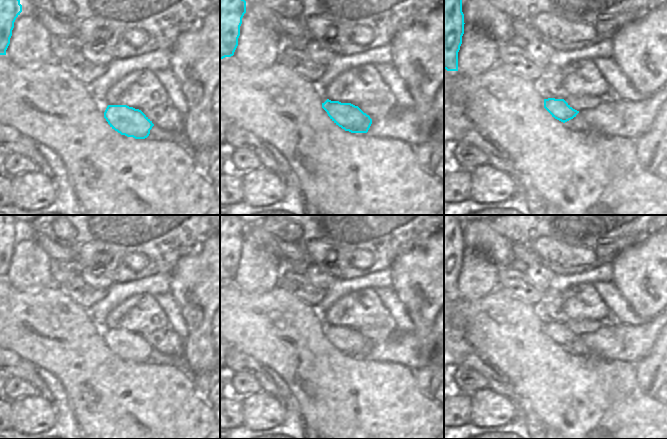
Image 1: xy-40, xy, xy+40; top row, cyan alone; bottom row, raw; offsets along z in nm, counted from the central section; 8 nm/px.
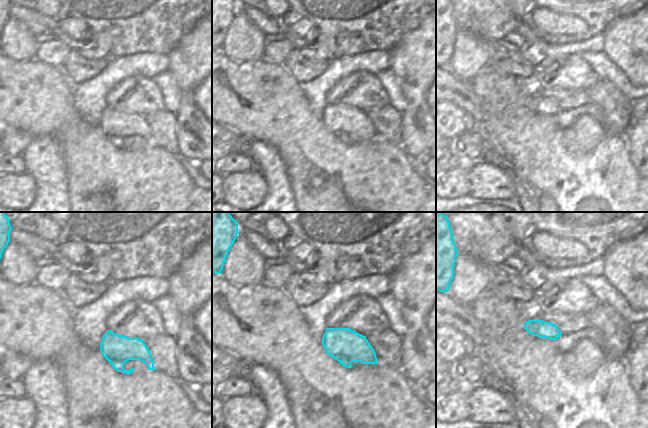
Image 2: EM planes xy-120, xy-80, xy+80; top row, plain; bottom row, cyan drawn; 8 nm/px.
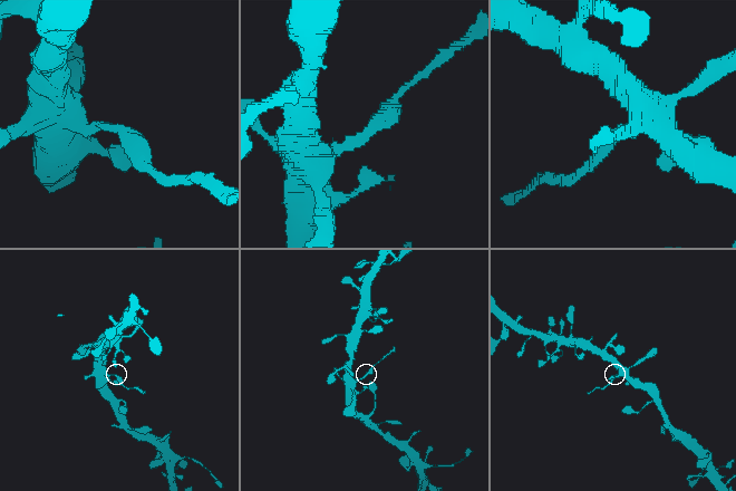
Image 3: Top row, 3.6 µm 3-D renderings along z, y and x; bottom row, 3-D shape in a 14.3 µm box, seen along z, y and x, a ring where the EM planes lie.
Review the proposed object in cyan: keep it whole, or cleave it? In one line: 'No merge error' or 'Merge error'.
Merge error.

